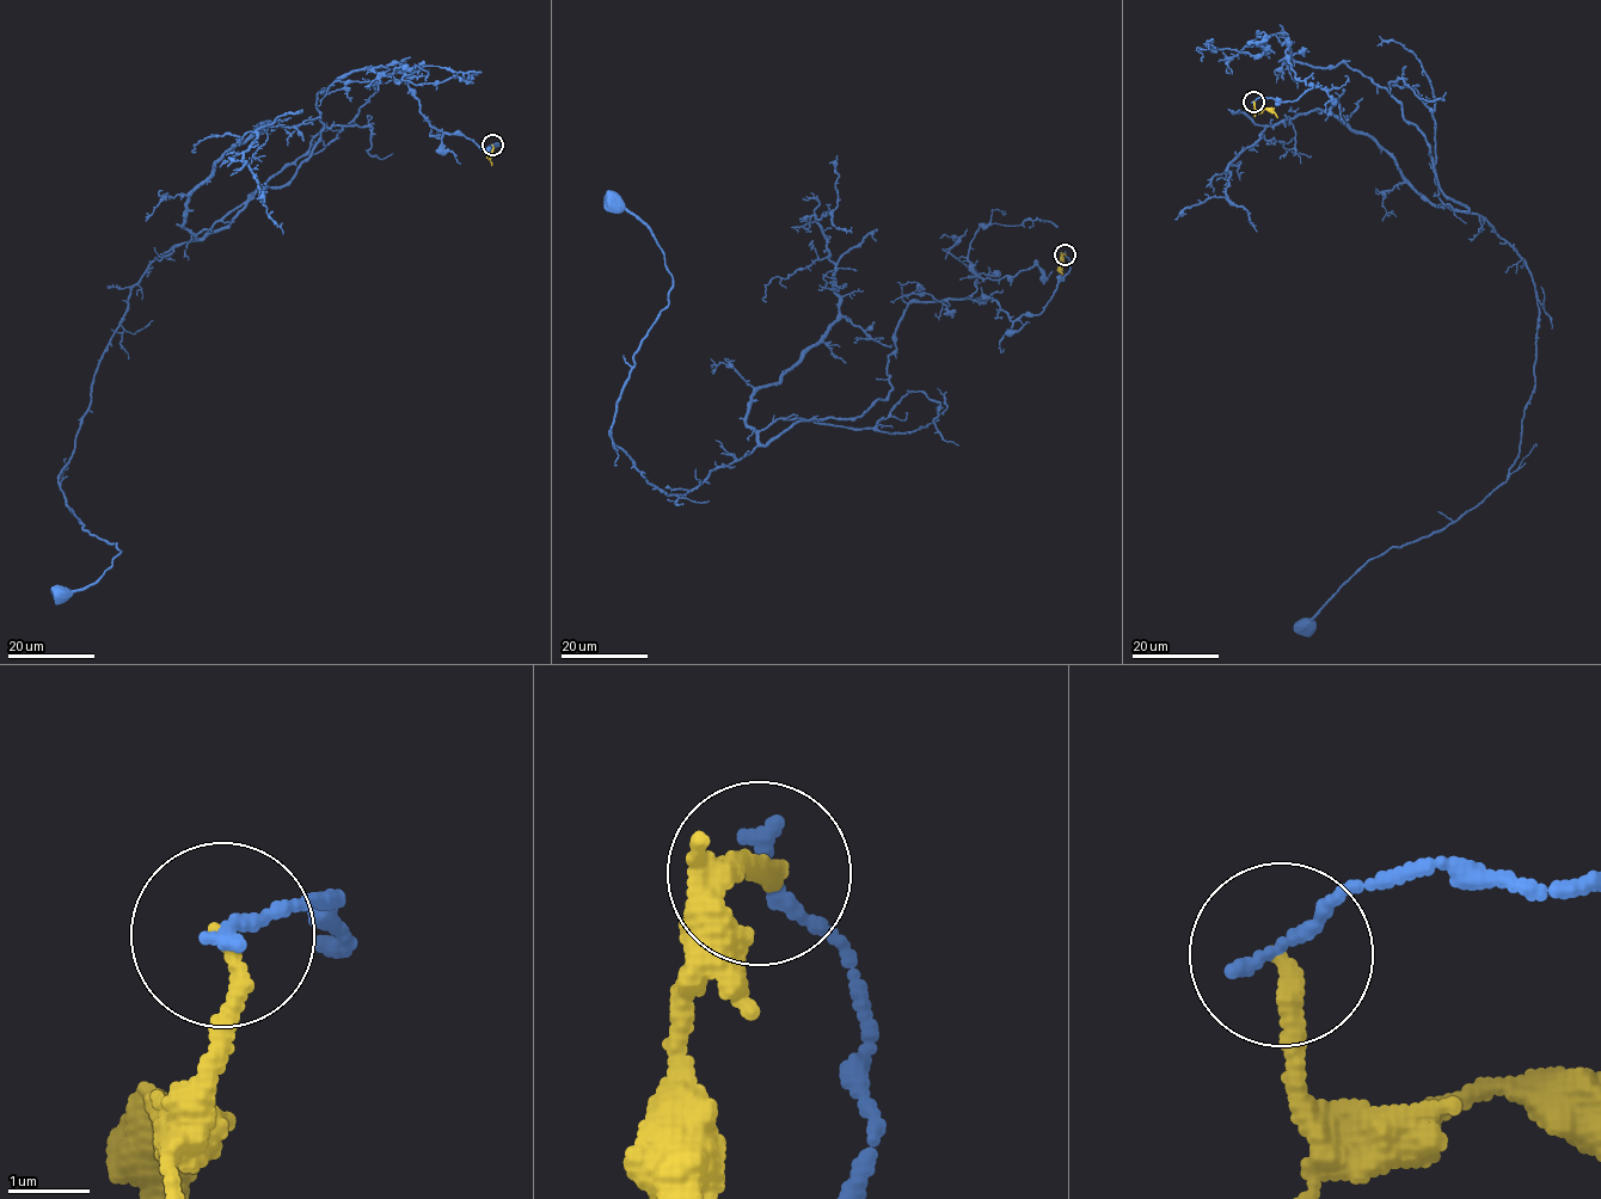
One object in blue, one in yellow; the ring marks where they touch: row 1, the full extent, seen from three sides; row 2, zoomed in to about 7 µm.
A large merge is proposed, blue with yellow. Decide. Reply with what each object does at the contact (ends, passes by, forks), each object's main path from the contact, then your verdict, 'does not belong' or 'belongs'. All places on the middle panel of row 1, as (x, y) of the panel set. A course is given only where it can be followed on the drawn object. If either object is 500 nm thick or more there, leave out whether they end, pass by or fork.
blue ends; yellow ends; course blue (1065, 254), (1038, 314), (914, 301), (889, 395), (667, 493), (609, 434), (672, 287), (613, 204); course yellow (1065, 254), (1061, 274); does not belong

